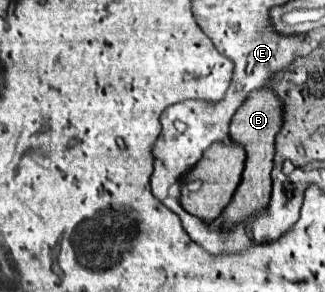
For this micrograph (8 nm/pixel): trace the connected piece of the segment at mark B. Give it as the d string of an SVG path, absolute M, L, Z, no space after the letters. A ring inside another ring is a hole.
M270 89L254 91L246 103L236 111L230 123L230 139L246 151L246 165L242 173L242 181L222 213L222 227L232 229L234 225L246 221L252 215L260 215L268 209L268 201L272 195L272 157L274 157L274 135L282 127L282 107L276 95Z

